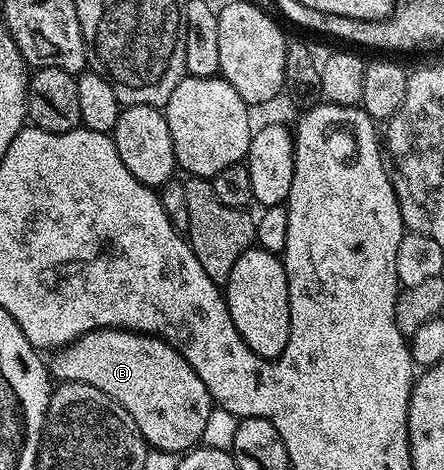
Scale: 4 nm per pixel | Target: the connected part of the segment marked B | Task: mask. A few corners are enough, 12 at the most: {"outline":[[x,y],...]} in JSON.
{"outline":[[98,328],[49,360],[159,452],[202,441],[213,401],[159,336]]}

